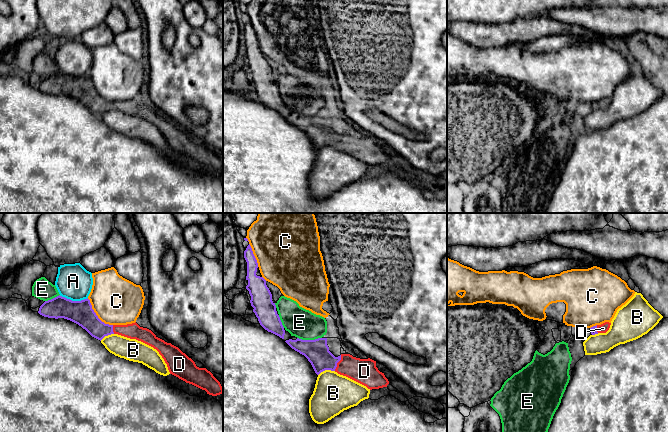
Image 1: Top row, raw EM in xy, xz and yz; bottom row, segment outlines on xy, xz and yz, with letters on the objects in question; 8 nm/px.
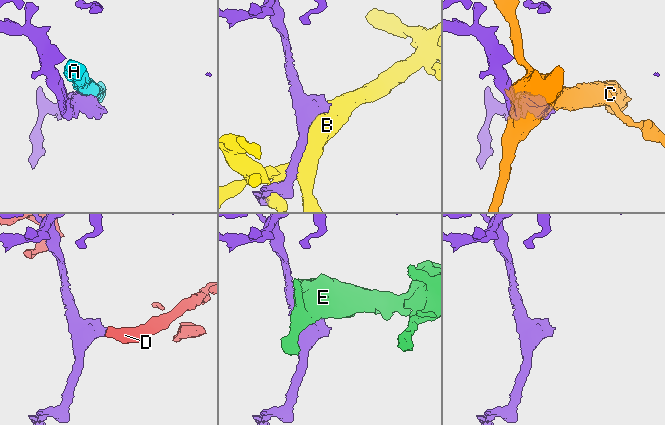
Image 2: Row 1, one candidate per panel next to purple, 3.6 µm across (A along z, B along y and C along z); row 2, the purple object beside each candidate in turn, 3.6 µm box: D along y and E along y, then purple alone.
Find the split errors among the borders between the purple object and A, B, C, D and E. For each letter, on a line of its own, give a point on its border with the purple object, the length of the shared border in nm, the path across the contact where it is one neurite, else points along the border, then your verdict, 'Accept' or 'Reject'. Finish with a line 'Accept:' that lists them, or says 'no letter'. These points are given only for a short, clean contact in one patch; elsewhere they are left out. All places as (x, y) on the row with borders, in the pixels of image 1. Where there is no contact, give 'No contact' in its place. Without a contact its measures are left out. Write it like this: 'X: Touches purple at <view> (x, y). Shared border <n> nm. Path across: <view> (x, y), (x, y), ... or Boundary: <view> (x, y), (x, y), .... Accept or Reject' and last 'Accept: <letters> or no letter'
A: Touches purple at xy (73, 301). Shared border 240 nm. Reject
B: Touches purple at xz (326, 369). Shared border 140 nm. Reject
C: Touches purple at xy (96, 315). Shared border 300 nm. Reject
D: Touches purple at xz (337, 362). Shared border 140 nm. Path across: xz (317, 352), (325, 360), (337, 362), (364, 371). Accept
E: Touches purple at xz (309, 340). Shared border 200 nm. Reject
Accept: D

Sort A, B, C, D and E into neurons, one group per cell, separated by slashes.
A / B / C / D / E

